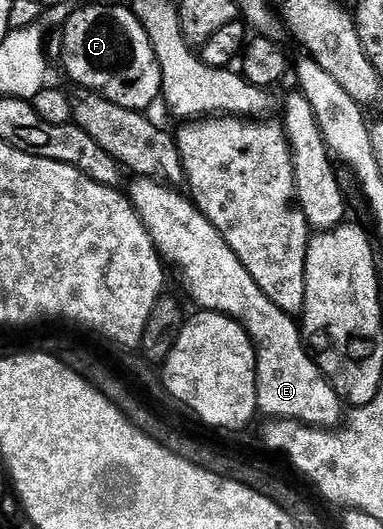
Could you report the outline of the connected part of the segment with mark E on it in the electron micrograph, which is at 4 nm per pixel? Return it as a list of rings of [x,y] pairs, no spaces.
[[[134,179],[131,182],[130,204],[138,212],[159,254],[182,272],[197,308],[232,317],[246,329],[258,360],[259,410],[266,412],[270,419],[297,421],[299,425],[321,431],[333,430],[342,417],[344,402],[314,362],[302,340],[299,322],[280,311],[272,299],[256,287],[232,247],[228,247],[220,231],[194,206],[193,200],[182,198],[178,191],[157,181]]]

